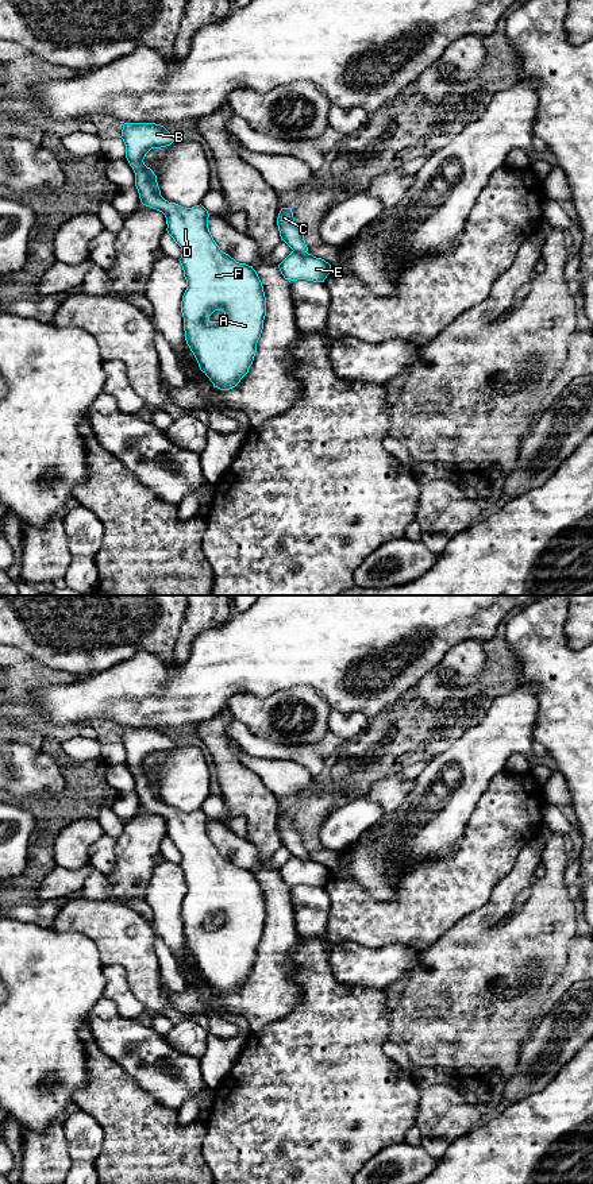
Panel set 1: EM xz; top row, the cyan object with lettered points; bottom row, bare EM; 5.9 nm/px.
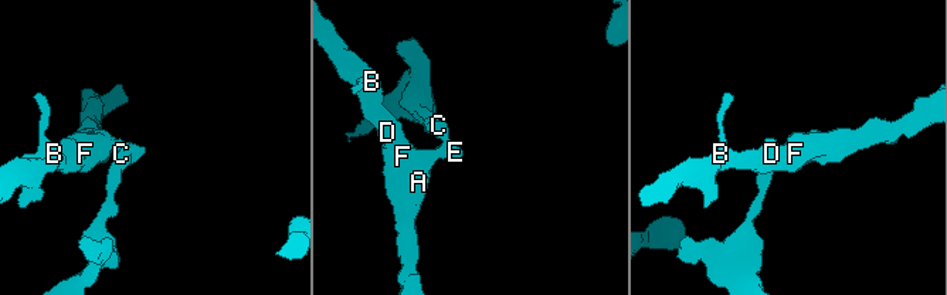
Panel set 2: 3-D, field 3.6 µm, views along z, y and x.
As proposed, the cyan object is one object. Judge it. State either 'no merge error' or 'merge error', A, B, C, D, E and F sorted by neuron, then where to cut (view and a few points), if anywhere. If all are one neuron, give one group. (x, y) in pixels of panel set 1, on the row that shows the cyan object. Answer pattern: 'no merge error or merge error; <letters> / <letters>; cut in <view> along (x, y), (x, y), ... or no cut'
merge error; A B D E F / C; cut in xz along (293, 250), (305, 253)

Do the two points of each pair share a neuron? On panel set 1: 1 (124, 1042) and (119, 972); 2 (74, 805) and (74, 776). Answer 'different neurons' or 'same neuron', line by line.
1: different neurons
2: same neuron

